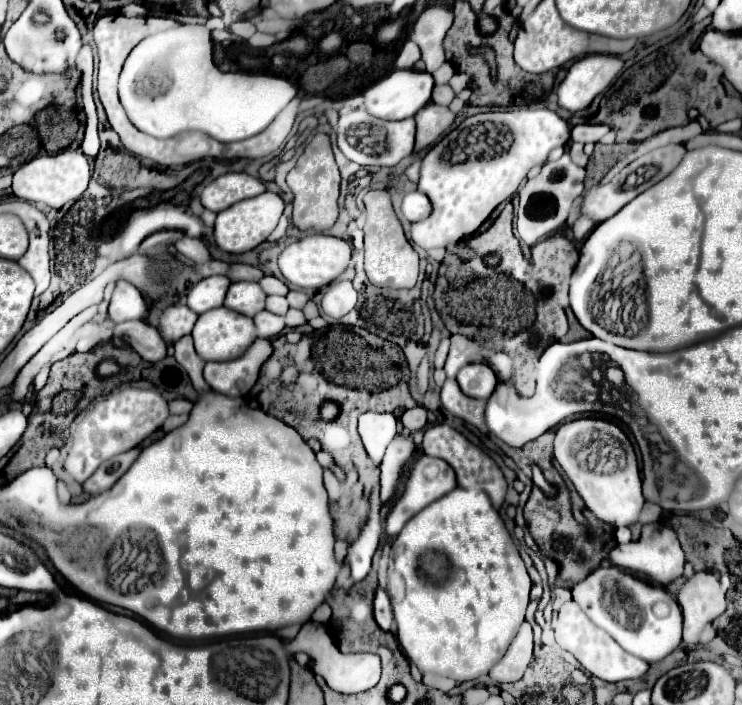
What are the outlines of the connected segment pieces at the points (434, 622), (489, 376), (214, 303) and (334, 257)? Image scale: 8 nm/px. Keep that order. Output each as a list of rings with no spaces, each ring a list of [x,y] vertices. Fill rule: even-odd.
[[[456,488],[406,522],[390,548],[388,578],[388,594],[398,624],[398,638],[402,638],[406,656],[420,672],[434,672],[456,682],[474,680],[490,672],[514,640],[528,608],[530,576],[526,566],[500,514],[492,508],[488,494],[476,488]],[[430,550],[444,552],[452,562],[448,580],[438,586],[428,584],[418,574],[418,560]]]
[[[468,364],[458,372],[456,380],[462,392],[468,392],[472,398],[488,398],[498,384],[498,378],[488,364]]]
[[[208,276],[200,280],[188,292],[188,308],[194,310],[196,314],[202,314],[206,310],[222,306],[228,286],[230,286],[230,280],[226,276]]]
[[[312,234],[312,236],[306,236],[306,238],[286,246],[278,258],[278,264],[280,264],[284,278],[288,282],[292,282],[294,286],[318,290],[318,288],[330,284],[332,280],[336,280],[348,268],[350,252],[352,252],[350,244],[340,238],[326,236],[326,234]]]

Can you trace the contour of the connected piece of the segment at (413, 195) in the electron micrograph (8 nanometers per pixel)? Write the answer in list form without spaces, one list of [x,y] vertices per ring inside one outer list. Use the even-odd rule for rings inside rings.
[[[410,192],[404,196],[404,202],[402,202],[402,212],[406,216],[408,222],[420,222],[420,220],[426,220],[432,212],[432,204],[428,200],[426,194],[422,192]]]

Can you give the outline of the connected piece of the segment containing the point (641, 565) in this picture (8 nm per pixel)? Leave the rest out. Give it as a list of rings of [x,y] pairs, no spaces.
[[[646,524],[642,526],[642,536],[636,542],[618,544],[610,552],[610,562],[614,566],[620,566],[624,570],[644,574],[656,584],[668,586],[674,578],[682,576],[682,566],[684,566],[684,550],[680,548],[680,542],[676,538],[676,532],[668,526],[658,526],[658,524]]]

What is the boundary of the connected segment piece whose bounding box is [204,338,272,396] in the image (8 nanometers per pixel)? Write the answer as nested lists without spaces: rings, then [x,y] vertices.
[[[258,338],[240,360],[206,362],[204,380],[214,392],[226,396],[244,396],[258,380],[260,366],[272,356],[272,342]]]

